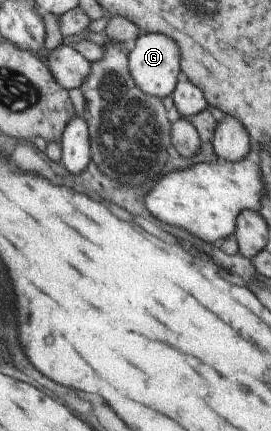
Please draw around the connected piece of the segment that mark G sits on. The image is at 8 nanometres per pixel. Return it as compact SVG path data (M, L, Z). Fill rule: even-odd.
M150 32L135 39L134 47L128 55L128 69L135 84L145 94L162 100L173 92L178 79L181 78L179 61L180 52L177 43L163 33Z

